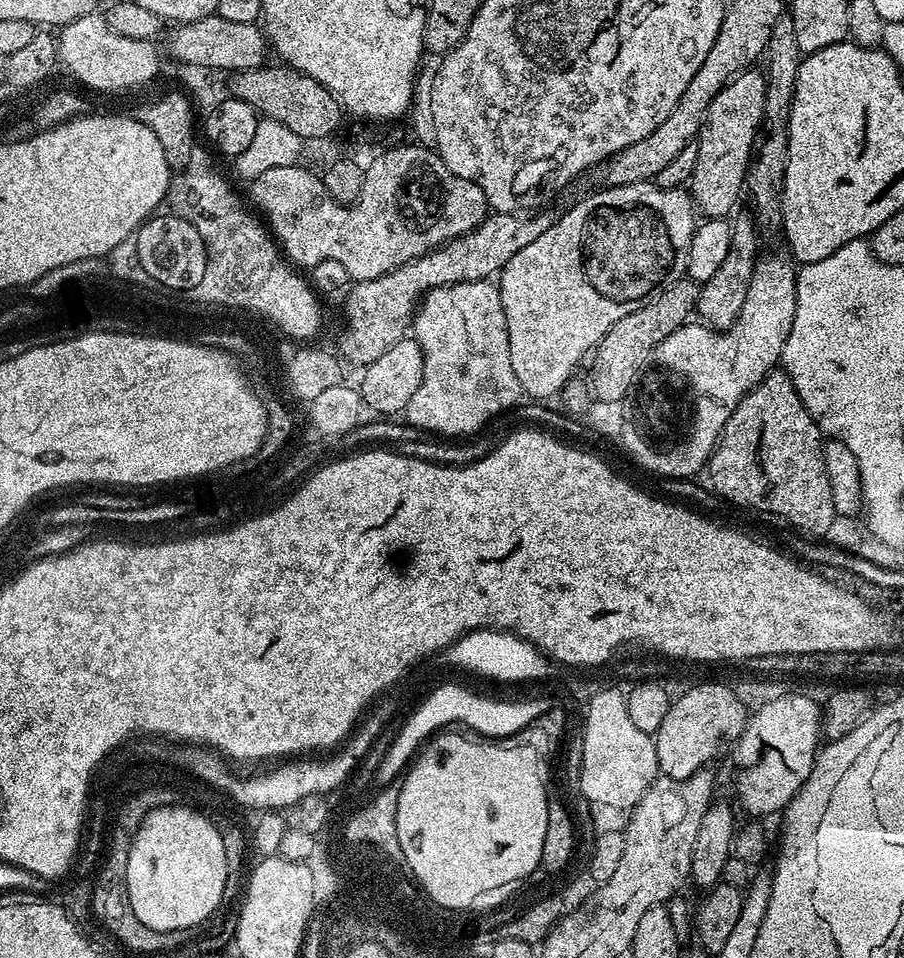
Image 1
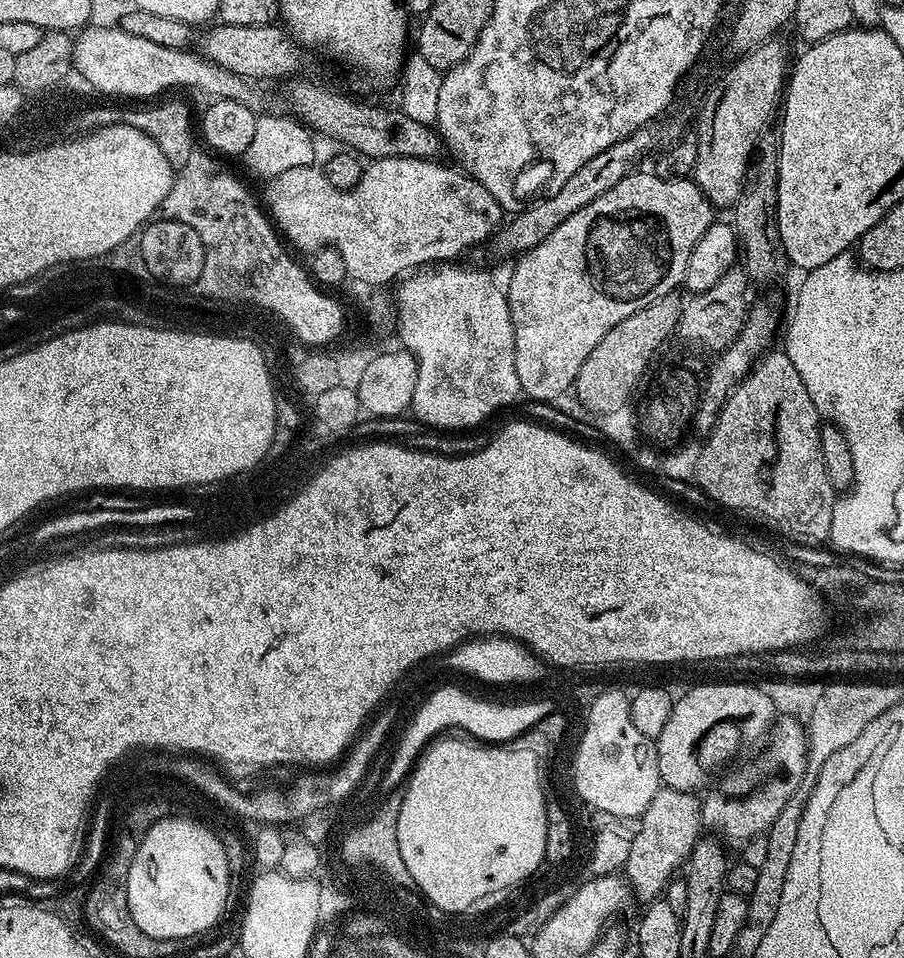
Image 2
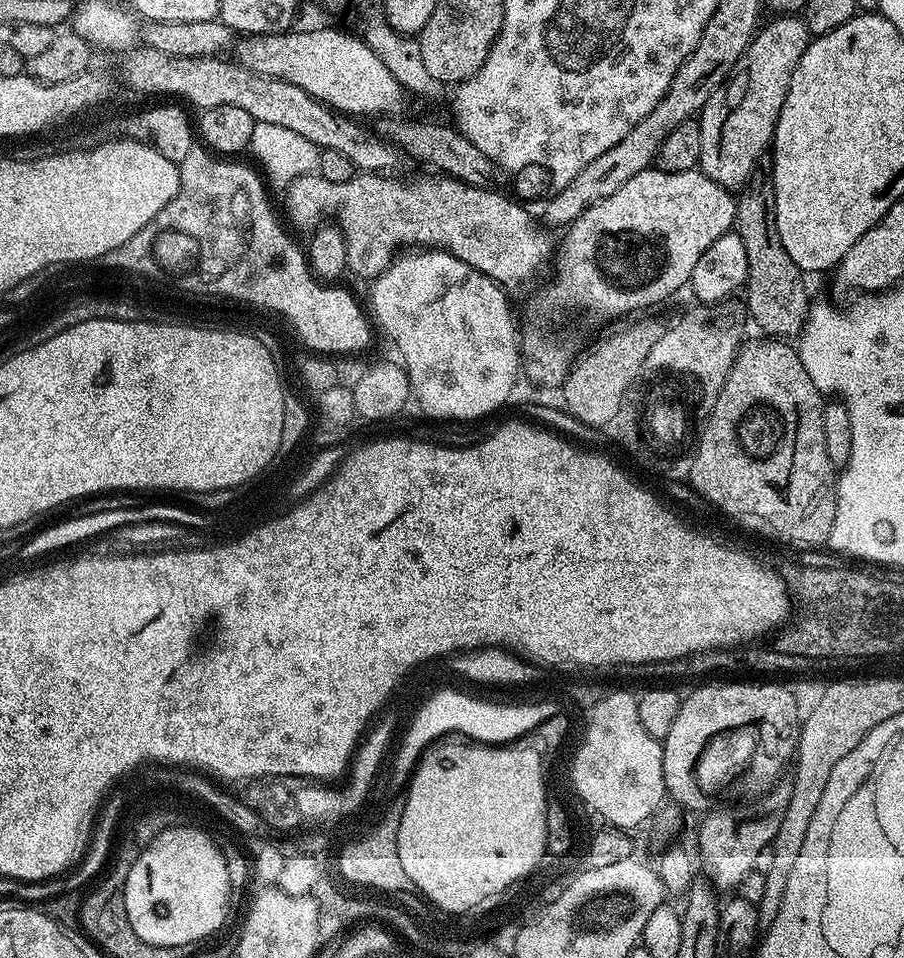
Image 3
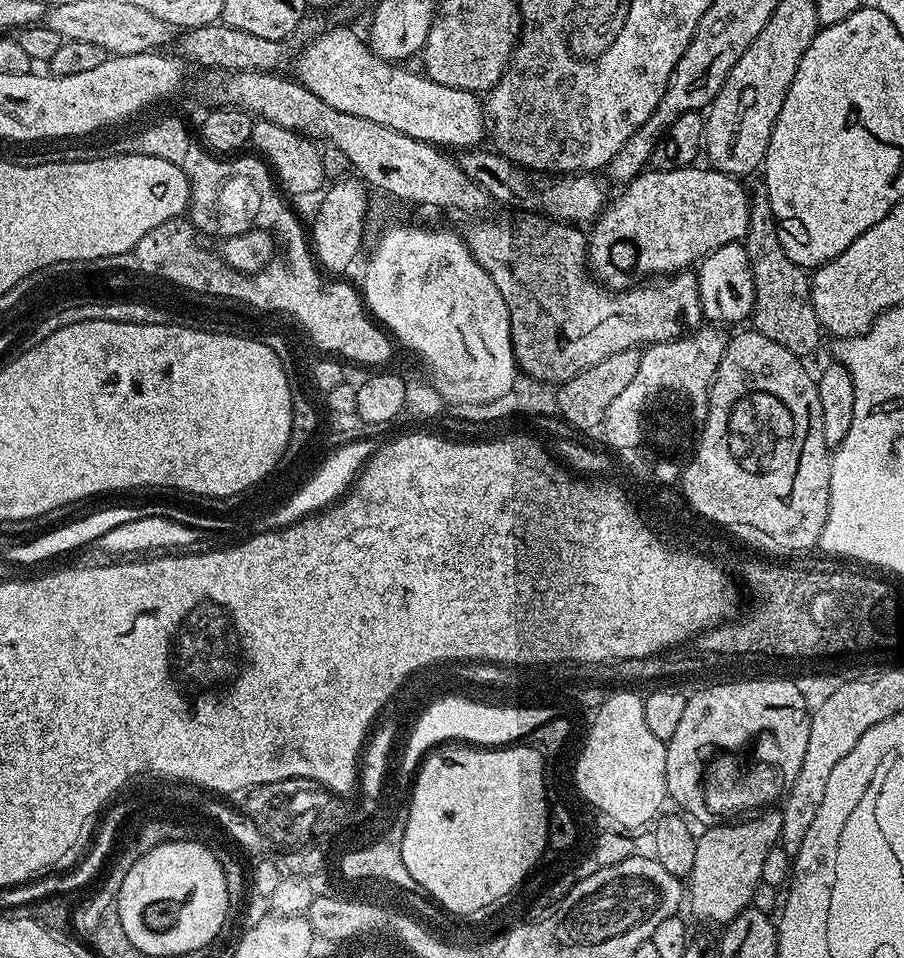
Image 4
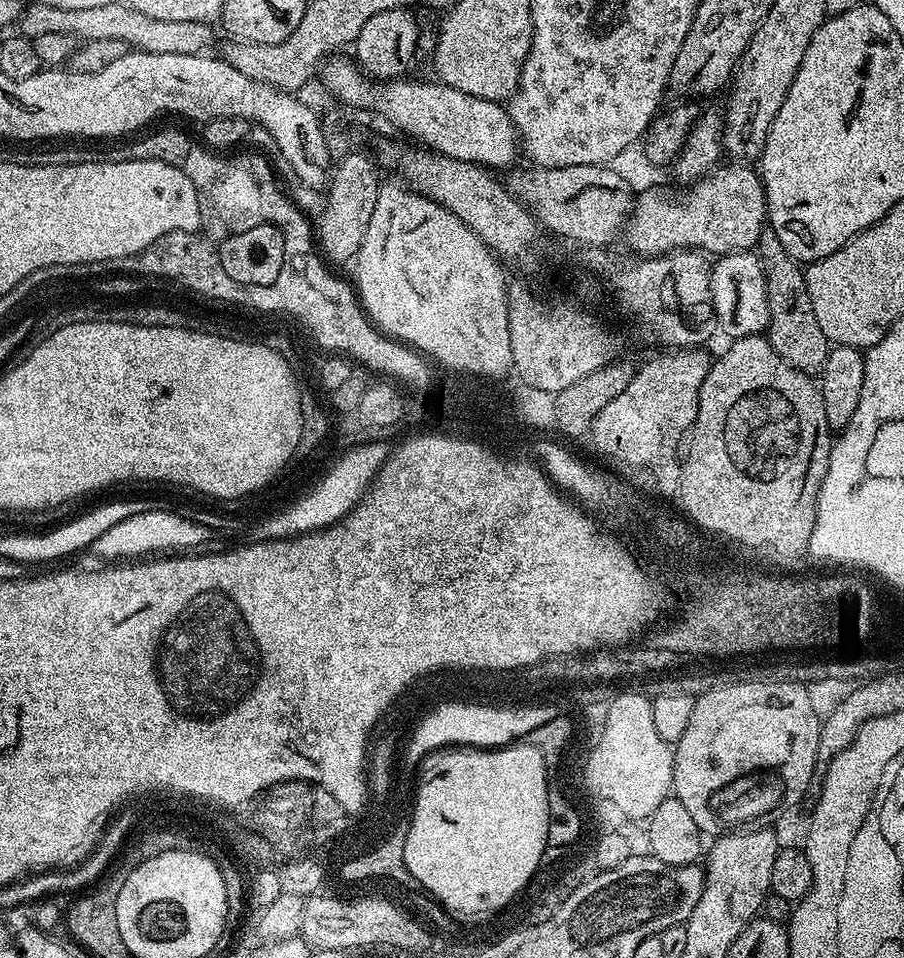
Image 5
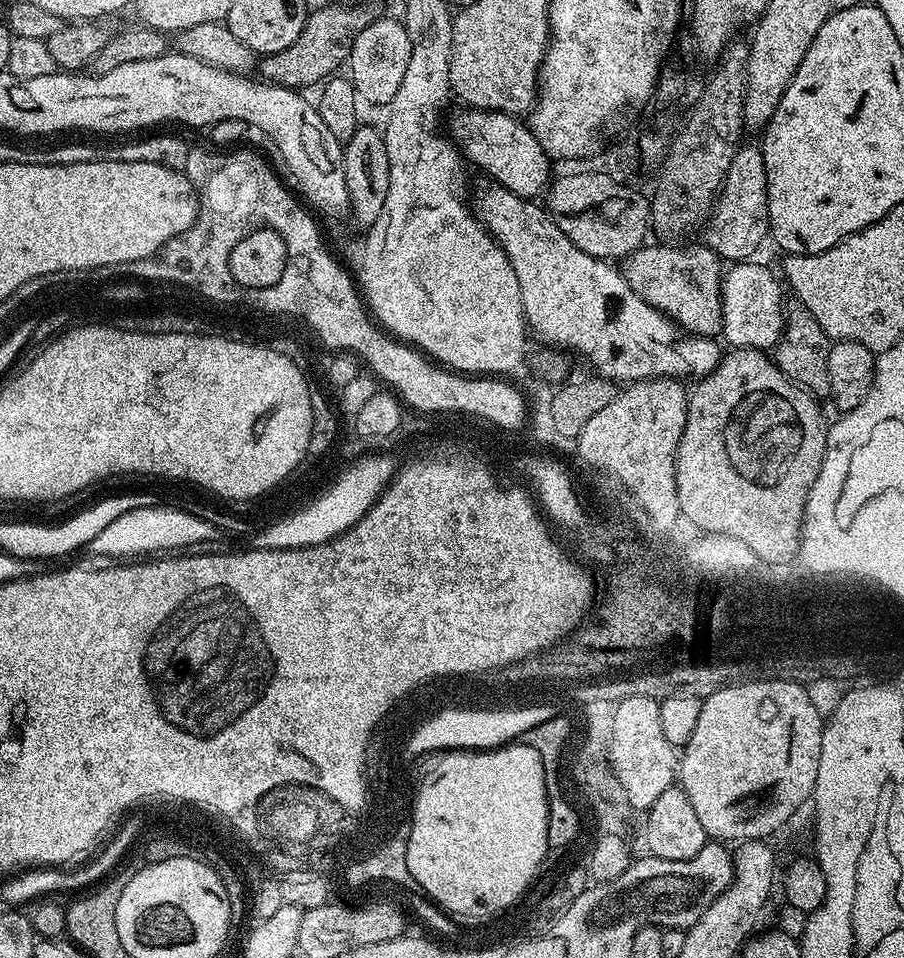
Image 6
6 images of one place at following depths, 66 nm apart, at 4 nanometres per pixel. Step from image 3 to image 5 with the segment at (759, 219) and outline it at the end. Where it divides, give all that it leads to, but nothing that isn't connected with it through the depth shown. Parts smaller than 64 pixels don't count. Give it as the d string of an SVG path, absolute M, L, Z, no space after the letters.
M766 230L761 234L760 240L754 249L760 257L760 265L766 278L766 294L768 295L768 327L766 335L768 341L774 346L774 350L790 366L797 368L799 372L809 374L819 373L821 366L826 362L830 351L830 341L826 334L822 334L822 326L818 326L818 318L814 318L814 306L810 306L810 294L806 290L804 282L804 268L786 251L782 242L778 242L778 234Z

